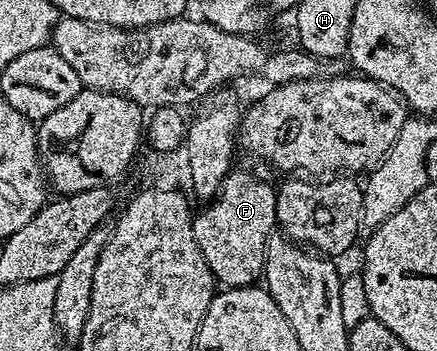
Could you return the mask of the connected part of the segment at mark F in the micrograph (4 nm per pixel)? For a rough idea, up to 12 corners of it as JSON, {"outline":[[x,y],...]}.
{"outline":[[231,171],[193,218],[206,270],[225,287],[265,272],[277,190]]}

